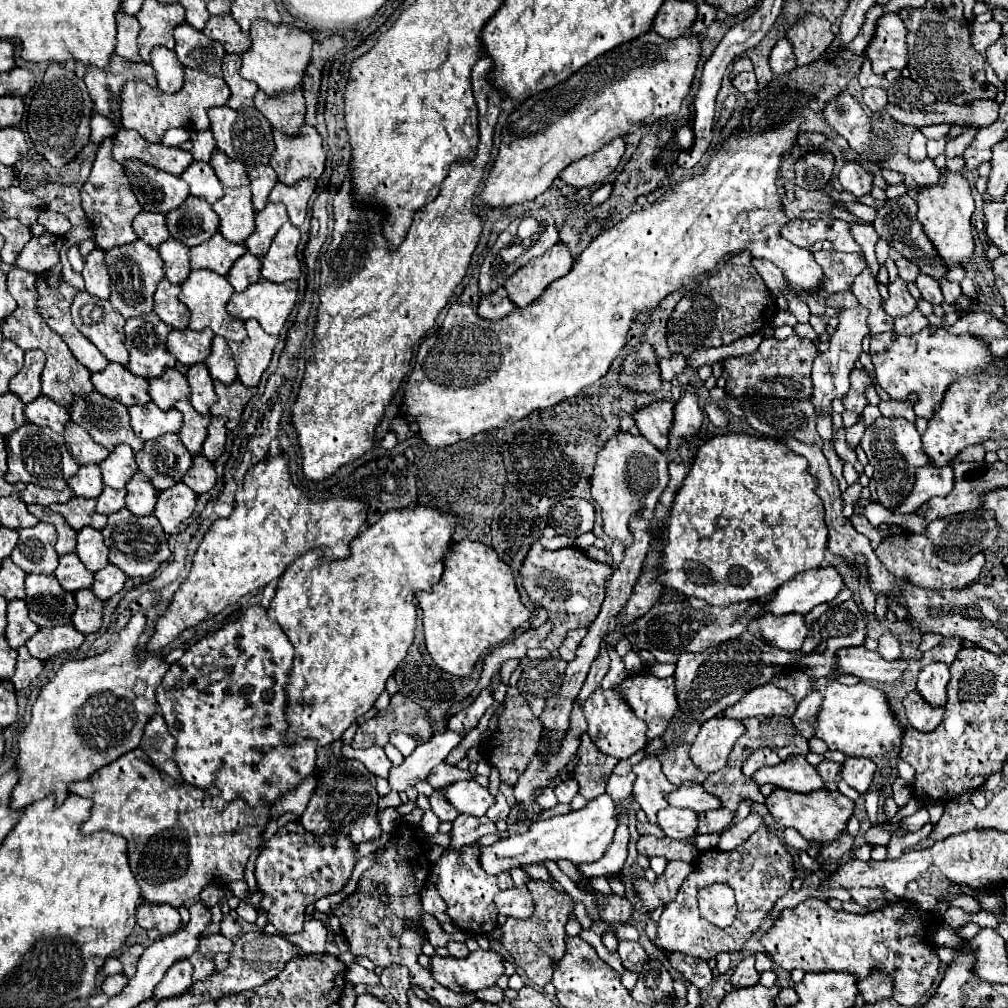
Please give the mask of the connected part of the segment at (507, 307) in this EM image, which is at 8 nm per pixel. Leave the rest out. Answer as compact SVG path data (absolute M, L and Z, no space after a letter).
M495 293L495 295L483 295L481 297L479 307L477 307L477 313L483 319L497 321L497 319L509 315L509 311L513 311L513 309L515 309L515 305L511 303L511 299L507 299L507 295Z

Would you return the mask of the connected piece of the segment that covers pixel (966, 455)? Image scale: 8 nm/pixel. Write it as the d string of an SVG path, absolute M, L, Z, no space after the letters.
M973 445L973 447L965 449L963 455L957 455L955 461L983 461L983 457L985 457L985 449Z

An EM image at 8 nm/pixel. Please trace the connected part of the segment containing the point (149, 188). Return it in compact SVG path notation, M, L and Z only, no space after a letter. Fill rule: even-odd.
M125 161L123 169L131 181L131 189L139 205L145 211L167 215L189 197L187 183L183 183L181 177L139 161Z

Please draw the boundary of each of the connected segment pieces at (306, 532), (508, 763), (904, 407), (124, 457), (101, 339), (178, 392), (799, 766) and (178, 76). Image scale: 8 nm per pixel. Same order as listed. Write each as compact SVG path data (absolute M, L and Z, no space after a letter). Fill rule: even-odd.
M285 455L267 457L251 467L243 487L235 493L235 509L227 519L217 519L193 555L187 581L175 591L167 611L155 623L155 635L147 643L149 651L169 645L181 631L215 617L243 595L275 581L289 563L311 549L319 549L327 561L345 559L349 543L365 525L367 505L353 497L333 497L311 501L289 479Z
M509 687L505 701L503 701L503 713L497 719L497 729L491 731L491 735L481 745L481 755L489 765L495 765L499 769L501 783L513 785L519 775L525 771L529 759L535 755L537 743L541 741L541 721L533 717L531 709L527 707L527 701L521 697L517 687Z
M881 401L879 403L879 411L885 415L885 417L905 417L909 419L911 423L915 421L915 413L913 413L913 407L911 403L907 401Z
M117 445L105 461L99 463L103 473L103 483L113 489L123 489L127 479L131 479L137 471L137 463L133 457L133 449L127 445Z
M79 293L73 299L71 315L75 327L109 359L121 365L129 363L129 353L123 345L125 319L111 307L109 301L95 299L89 293Z
M167 369L165 375L149 379L149 395L161 409L173 409L179 399L189 397L189 383L177 369Z
M801 755L789 757L773 767L761 767L751 779L759 787L771 783L775 787L797 791L797 793L811 793L823 787L823 781L817 775L817 769L809 765Z
M155 47L155 51L151 51L151 65L155 69L157 87L163 93L177 93L183 87L183 65L173 51Z

